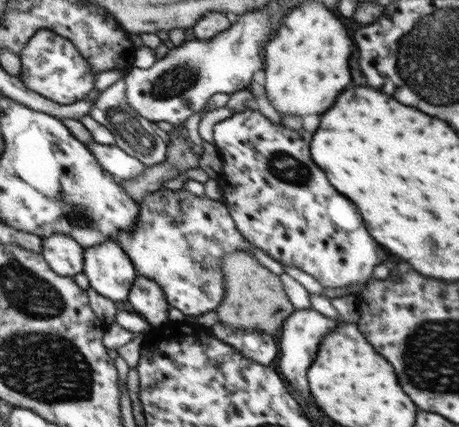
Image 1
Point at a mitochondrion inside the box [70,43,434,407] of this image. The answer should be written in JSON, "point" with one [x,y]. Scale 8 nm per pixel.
{"point":[132,133]}

